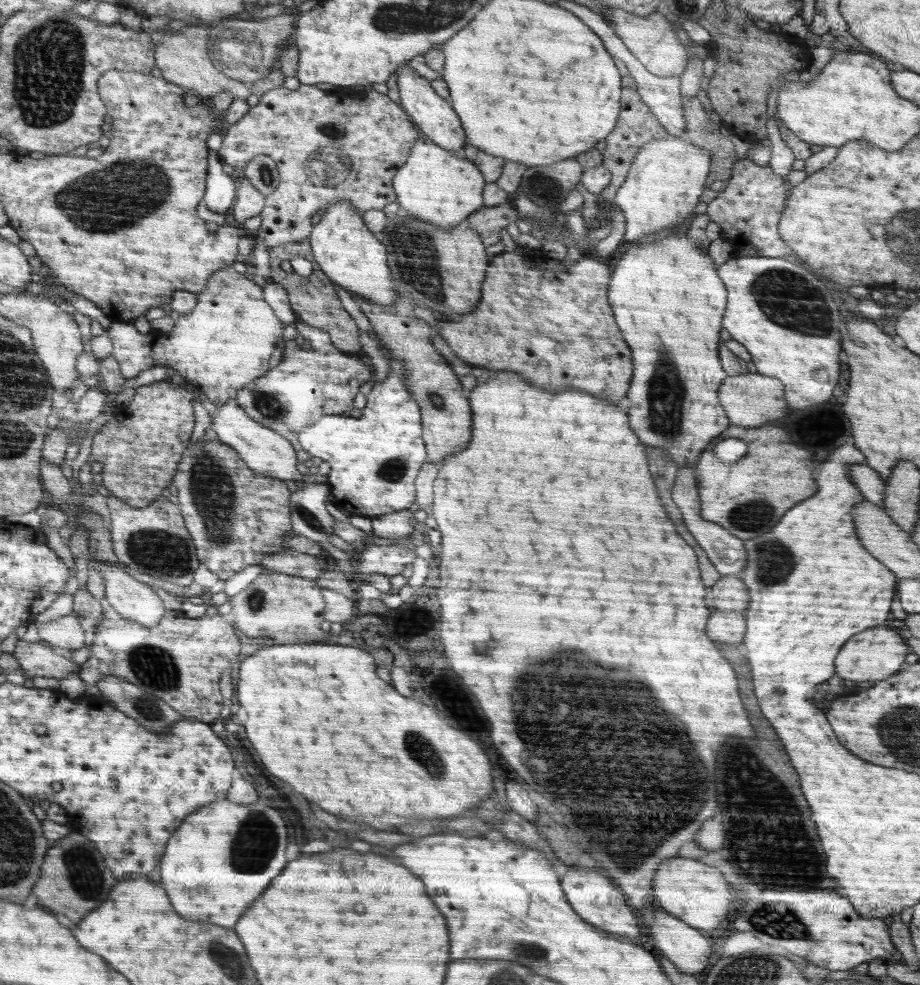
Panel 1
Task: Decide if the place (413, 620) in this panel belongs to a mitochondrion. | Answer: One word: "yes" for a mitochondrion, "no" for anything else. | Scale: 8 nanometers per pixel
no

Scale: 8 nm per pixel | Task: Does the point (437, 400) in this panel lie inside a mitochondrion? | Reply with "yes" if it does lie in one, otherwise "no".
yes

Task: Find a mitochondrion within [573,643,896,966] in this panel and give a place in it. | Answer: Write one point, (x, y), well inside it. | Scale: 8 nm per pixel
(767, 833)

